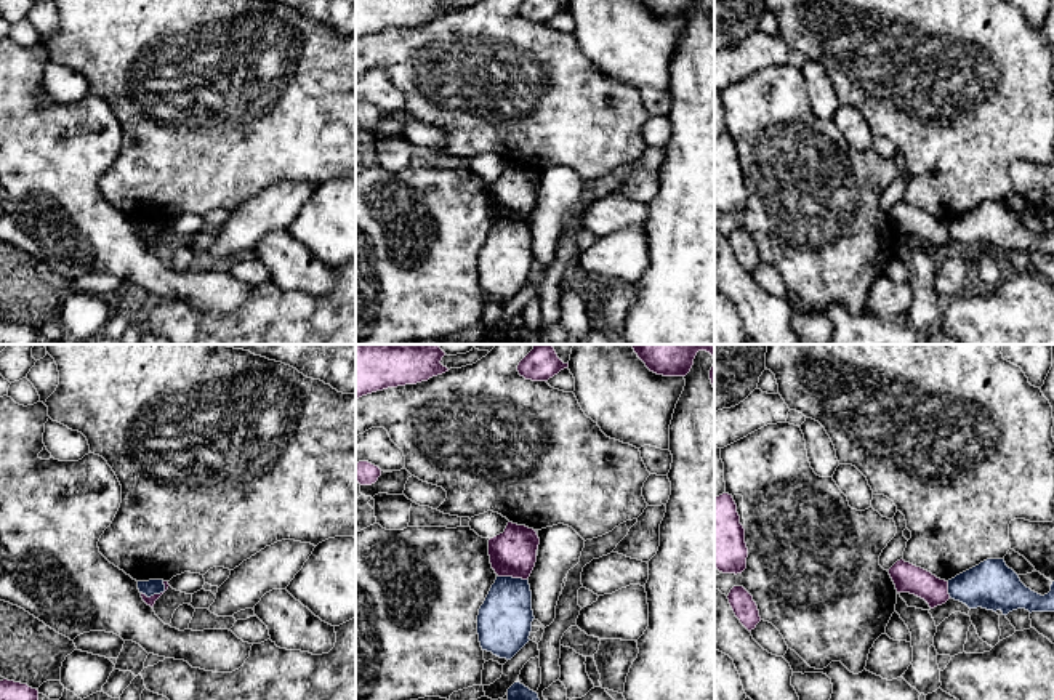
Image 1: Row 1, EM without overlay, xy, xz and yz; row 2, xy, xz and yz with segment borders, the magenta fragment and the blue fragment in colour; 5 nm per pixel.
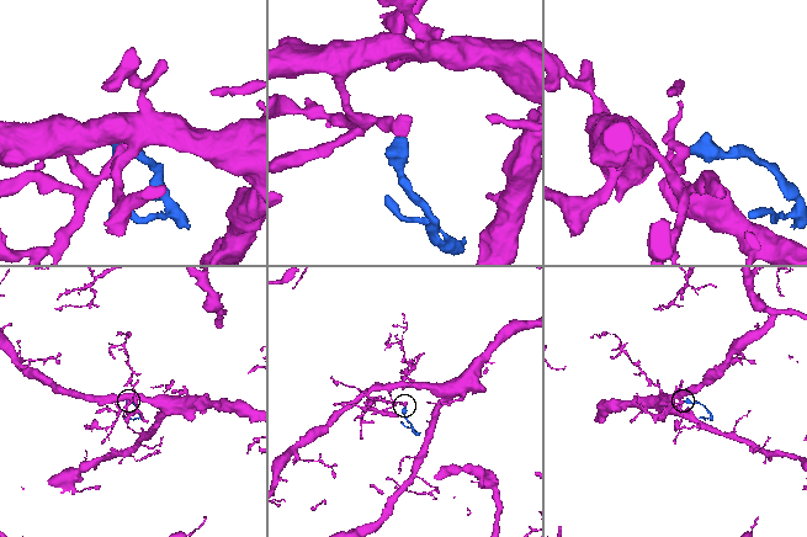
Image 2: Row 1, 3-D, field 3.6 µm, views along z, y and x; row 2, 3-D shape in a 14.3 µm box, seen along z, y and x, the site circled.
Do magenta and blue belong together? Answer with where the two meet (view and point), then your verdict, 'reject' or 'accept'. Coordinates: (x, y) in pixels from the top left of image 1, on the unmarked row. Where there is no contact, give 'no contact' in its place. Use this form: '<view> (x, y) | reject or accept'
xy (154, 236) | reject

